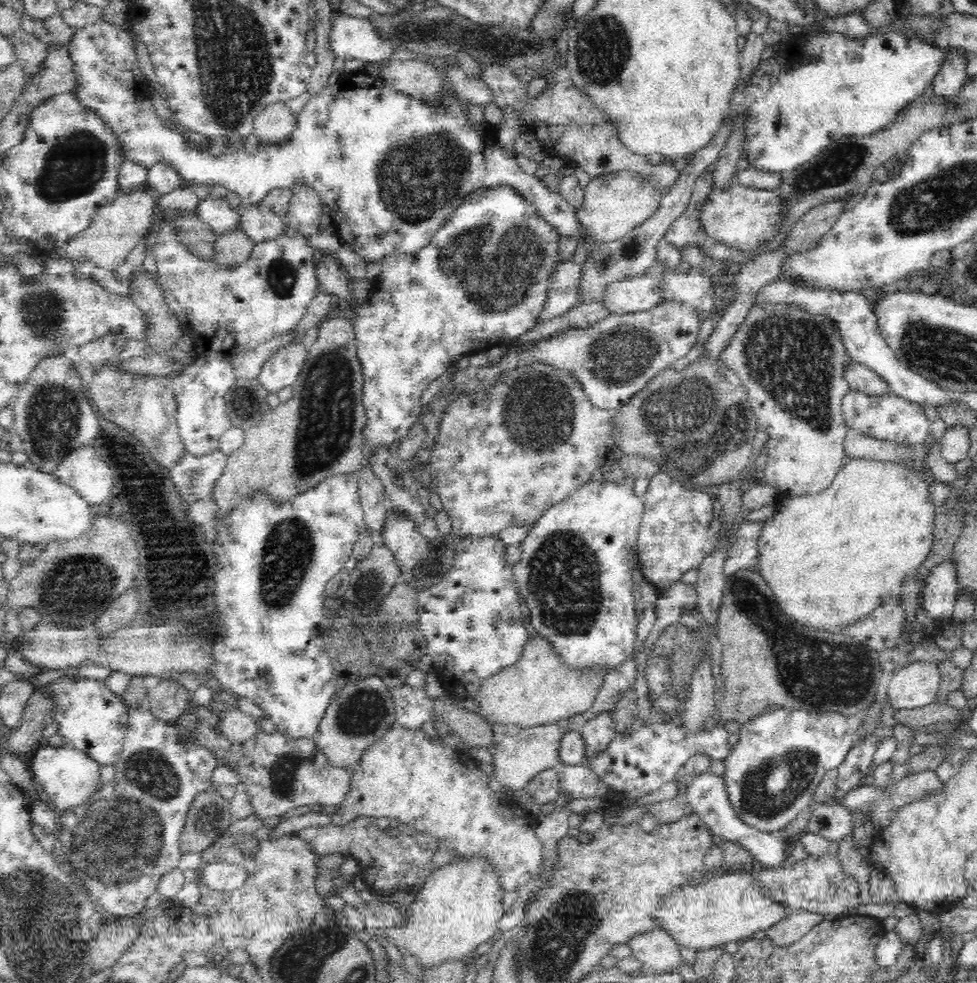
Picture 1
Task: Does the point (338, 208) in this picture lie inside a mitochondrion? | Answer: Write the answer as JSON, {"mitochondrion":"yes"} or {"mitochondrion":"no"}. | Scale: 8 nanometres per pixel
{"mitochondrion":"no"}

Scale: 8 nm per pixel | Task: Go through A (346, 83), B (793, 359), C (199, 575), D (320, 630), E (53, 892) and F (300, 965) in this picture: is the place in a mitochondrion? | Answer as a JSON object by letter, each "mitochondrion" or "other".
{"A":"other","B":"mitochondrion","C":"other","D":"other","E":"mitochondrion","F":"mitochondrion"}

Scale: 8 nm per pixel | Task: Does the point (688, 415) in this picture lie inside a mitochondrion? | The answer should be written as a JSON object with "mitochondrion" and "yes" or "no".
{"mitochondrion":"yes"}

